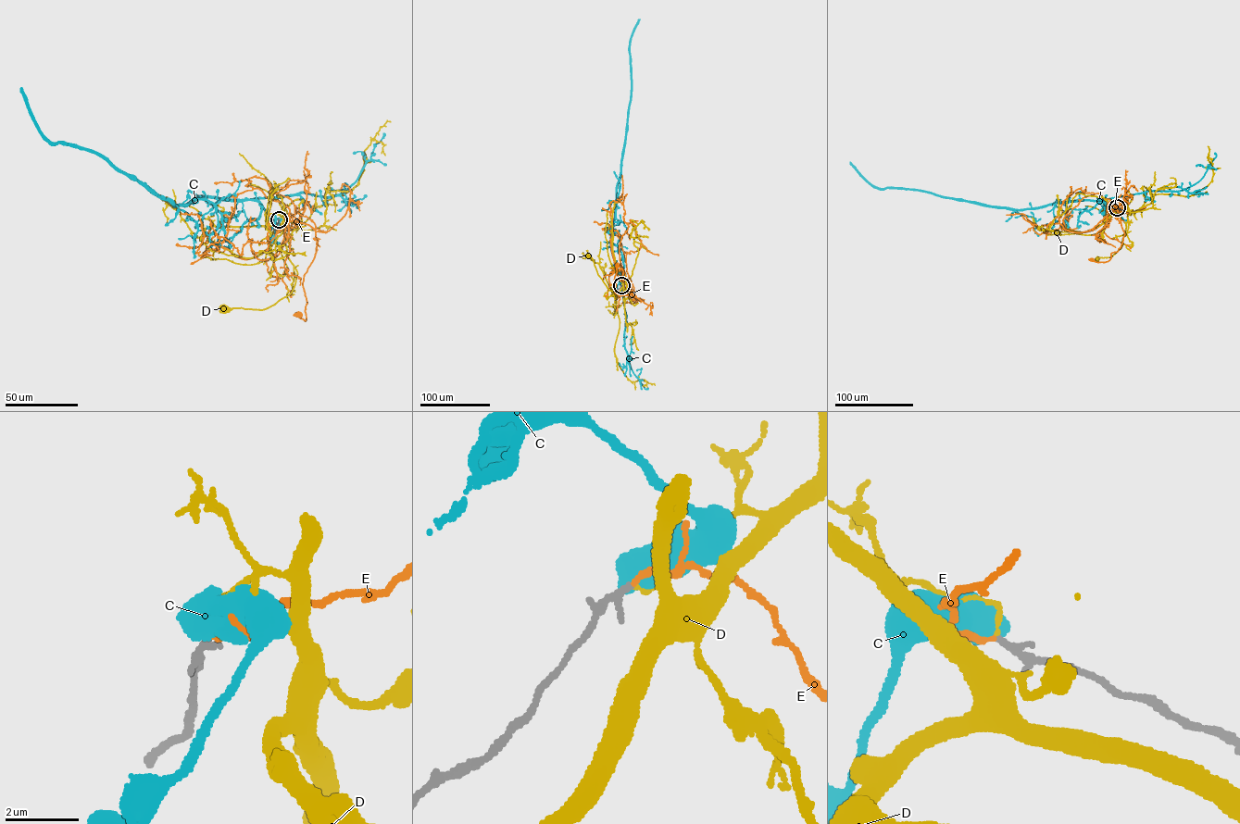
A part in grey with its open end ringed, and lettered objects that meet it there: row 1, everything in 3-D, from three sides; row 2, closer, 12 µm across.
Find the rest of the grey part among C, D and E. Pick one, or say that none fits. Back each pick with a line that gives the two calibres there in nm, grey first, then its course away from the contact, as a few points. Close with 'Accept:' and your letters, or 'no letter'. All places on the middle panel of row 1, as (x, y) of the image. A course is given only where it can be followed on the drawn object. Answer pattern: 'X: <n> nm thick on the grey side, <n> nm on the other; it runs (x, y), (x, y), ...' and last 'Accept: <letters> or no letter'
E: 150 nm thick on the grey side, 160 nm on the other; it runs (621, 285), (626, 288), (628, 279), (632, 293), (619, 295), (614, 293), (617, 266)
Accept: E

